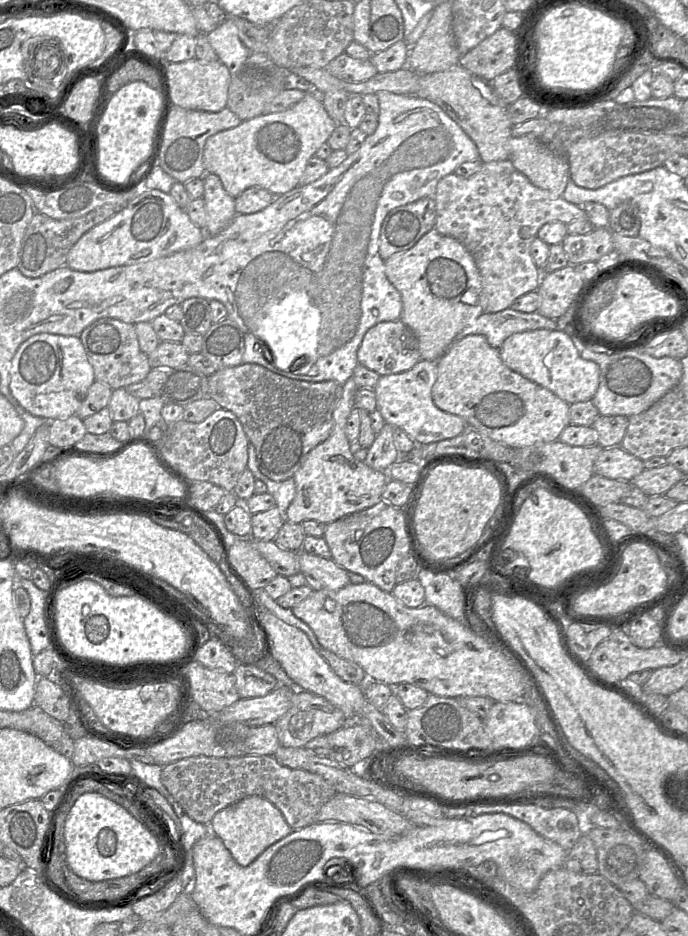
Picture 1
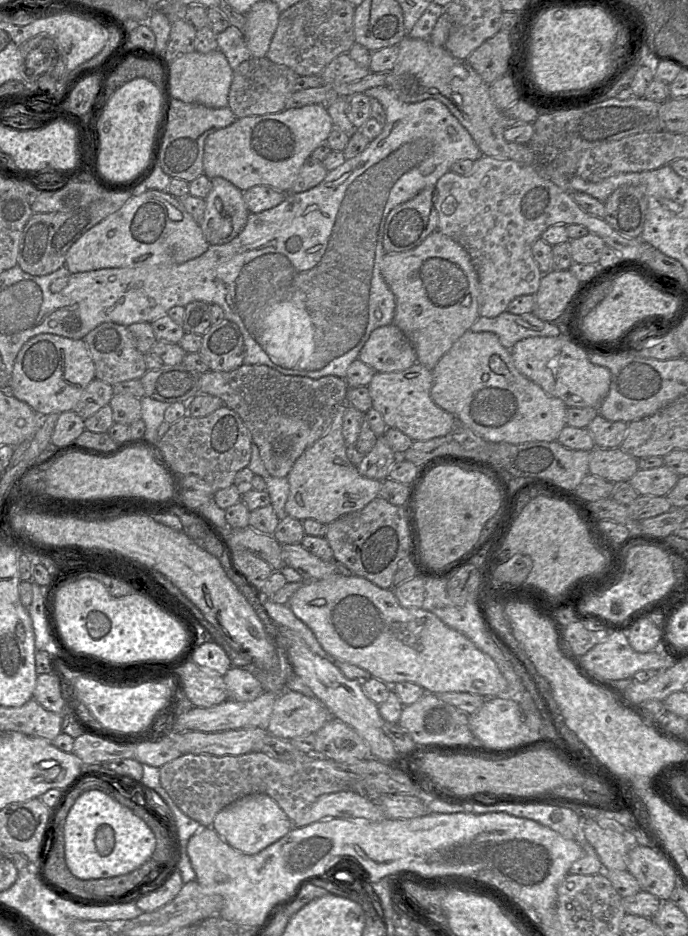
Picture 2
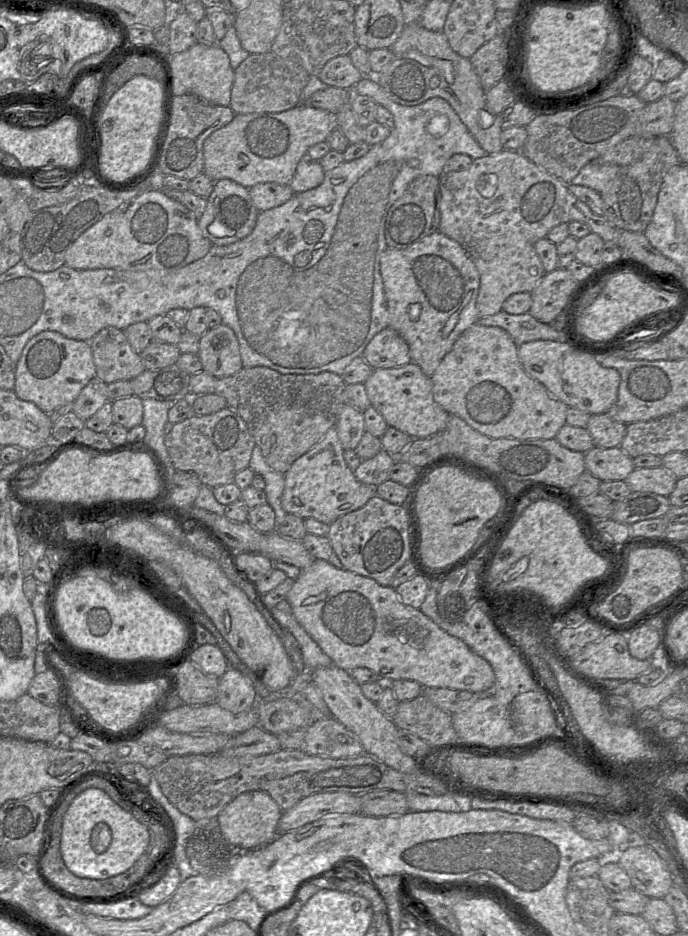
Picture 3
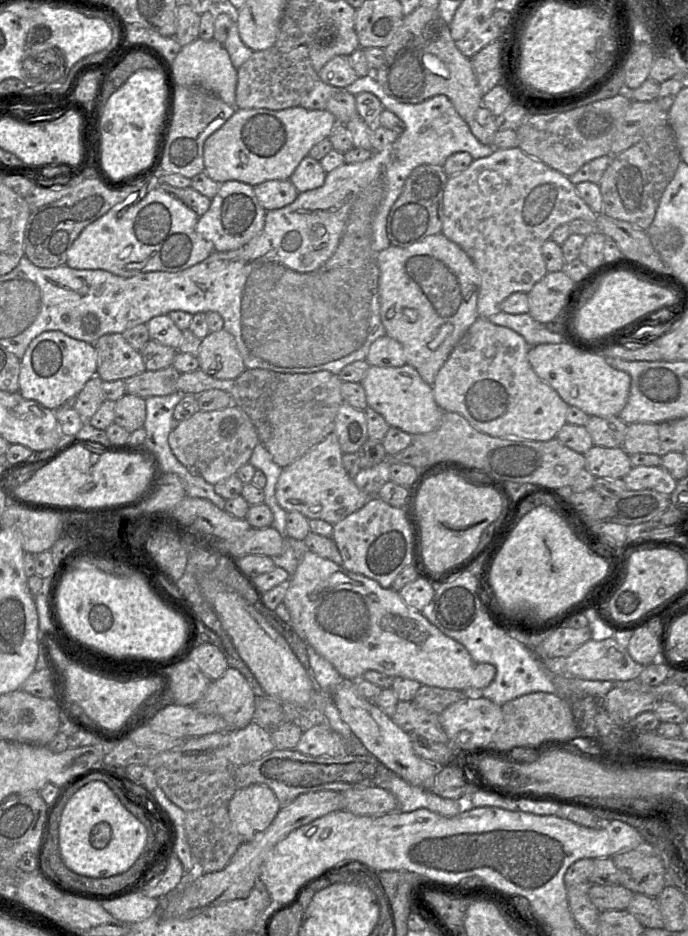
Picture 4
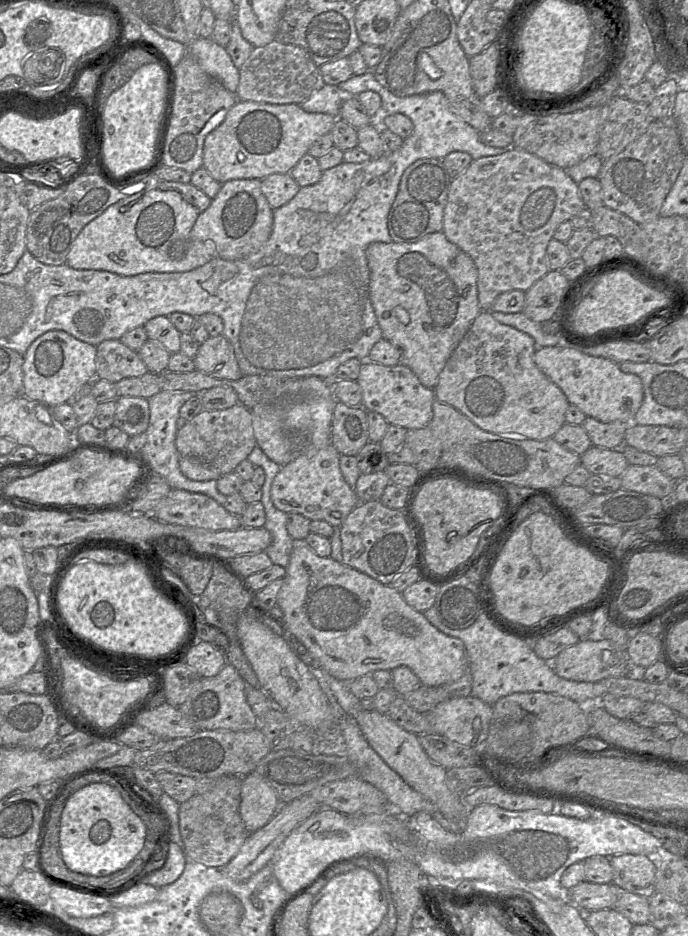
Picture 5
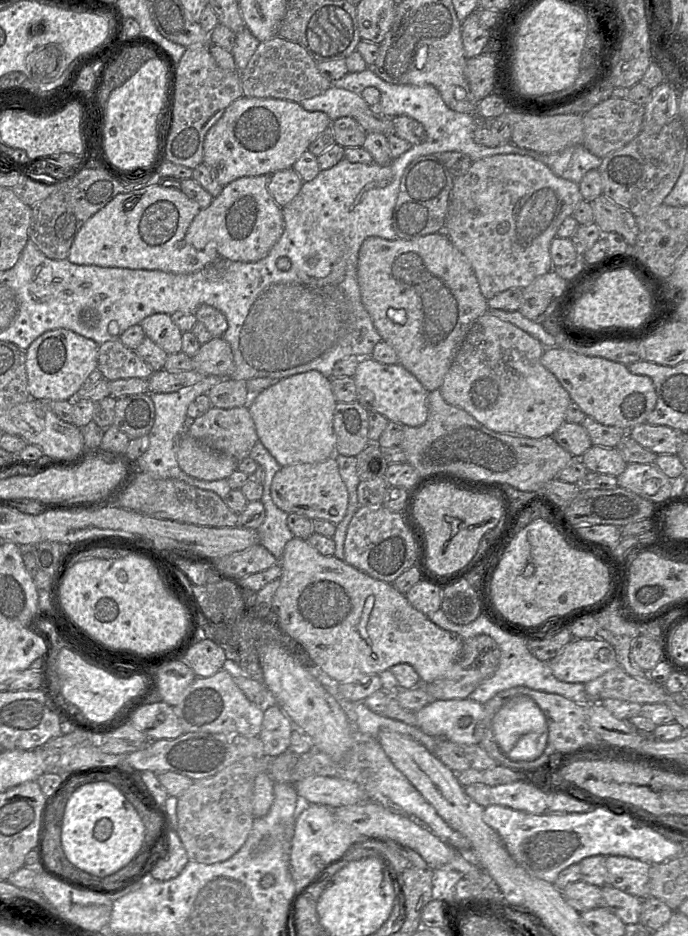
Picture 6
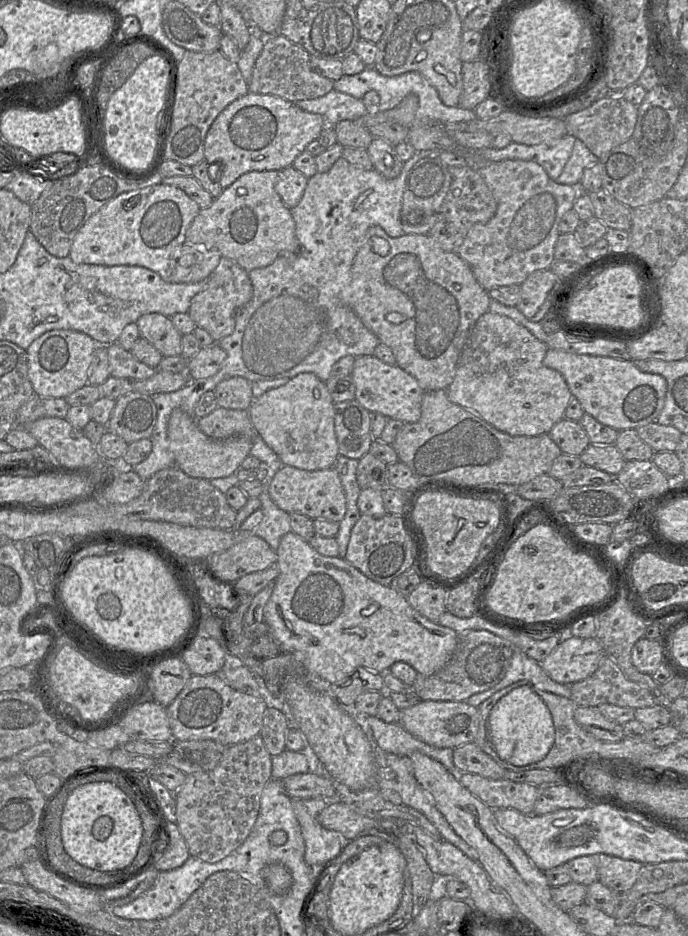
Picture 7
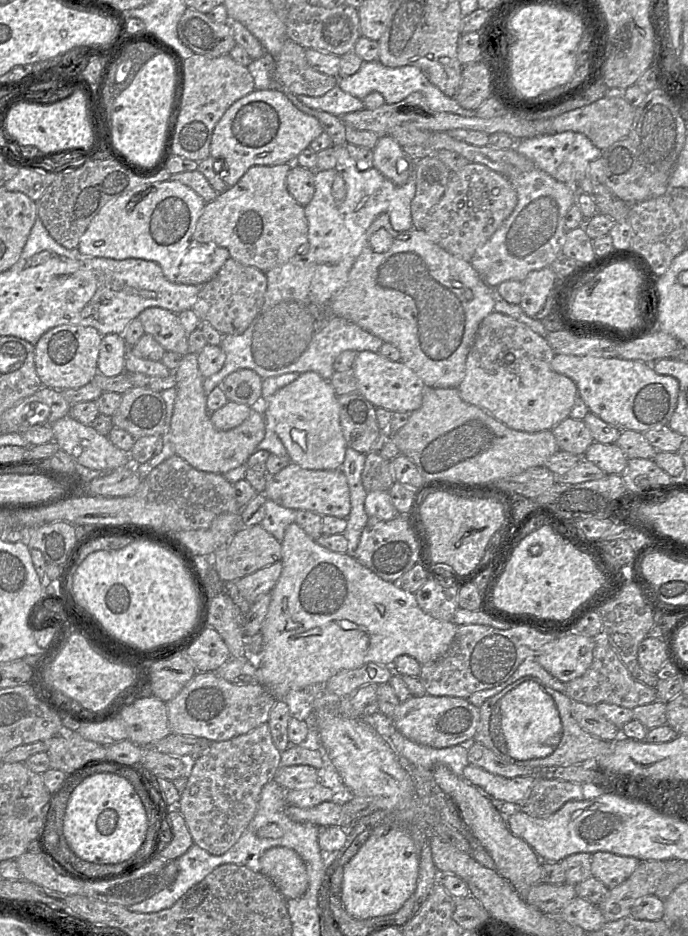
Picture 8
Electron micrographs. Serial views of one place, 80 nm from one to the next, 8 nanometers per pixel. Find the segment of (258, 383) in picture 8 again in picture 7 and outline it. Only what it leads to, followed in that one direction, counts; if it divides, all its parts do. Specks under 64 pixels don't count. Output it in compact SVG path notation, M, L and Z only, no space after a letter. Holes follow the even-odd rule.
M240 376L219 382L213 392L217 405L226 409L248 411L254 400L251 382Z

